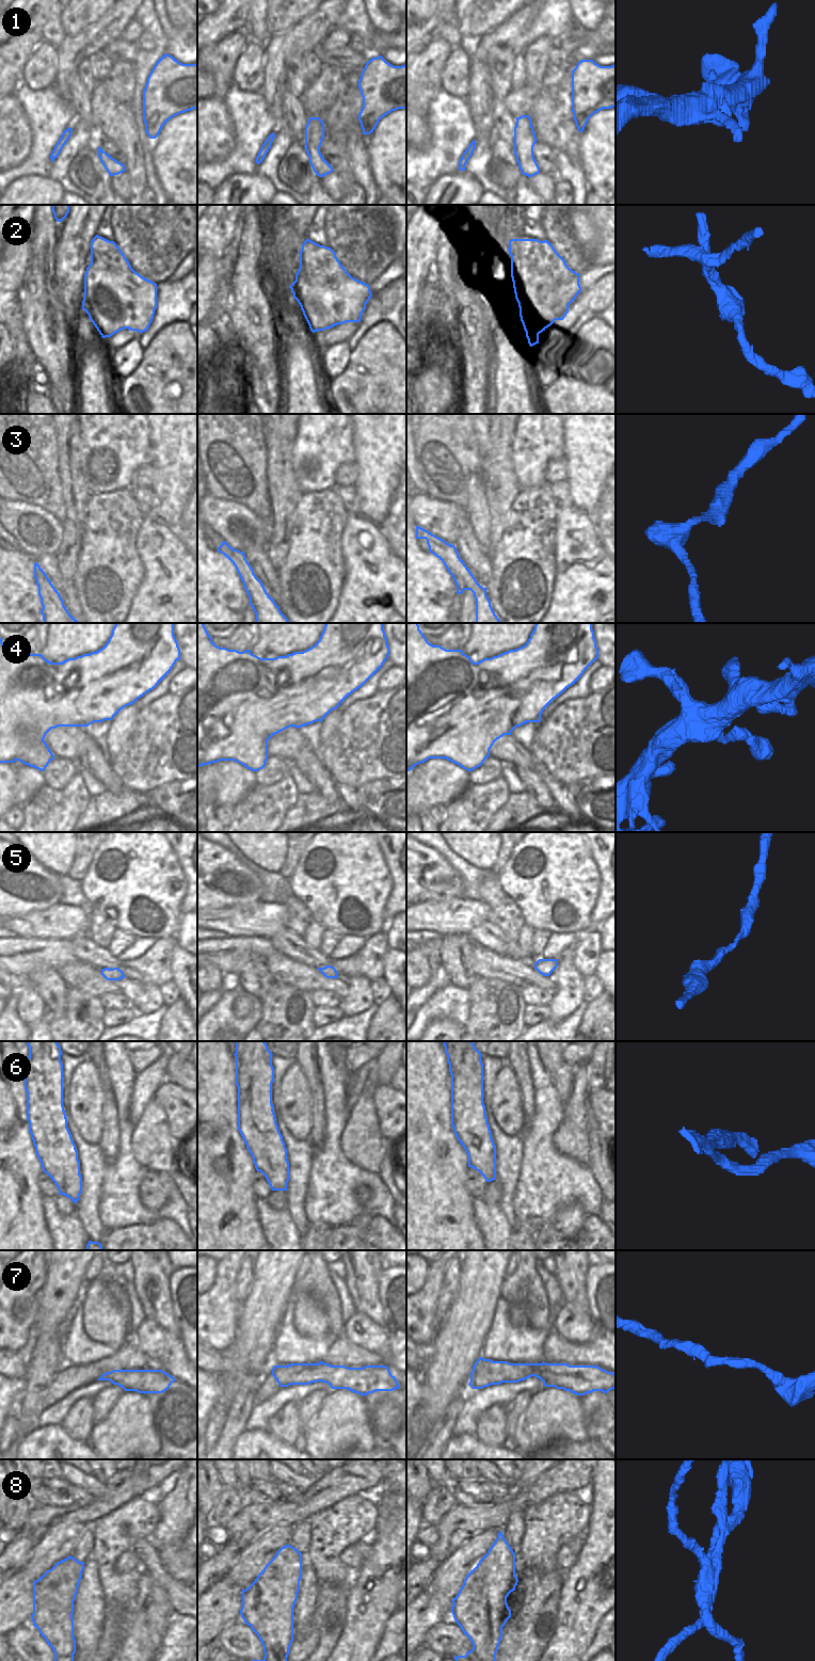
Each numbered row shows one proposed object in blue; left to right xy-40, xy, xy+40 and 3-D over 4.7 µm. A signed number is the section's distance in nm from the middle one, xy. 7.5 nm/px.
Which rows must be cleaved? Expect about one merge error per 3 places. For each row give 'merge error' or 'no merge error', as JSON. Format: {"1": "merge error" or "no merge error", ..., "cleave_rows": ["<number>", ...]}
{"1": "no merge error", "2": "merge error", "3": "no merge error", "4": "no merge error", "5": "no merge error", "6": "merge error", "7": "no merge error", "8": "merge error", "cleave_rows": ["2", "6", "8"]}

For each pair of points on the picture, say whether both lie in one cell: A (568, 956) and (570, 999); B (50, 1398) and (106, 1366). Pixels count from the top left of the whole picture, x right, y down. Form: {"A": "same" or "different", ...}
{"A": "same", "B": "same"}

